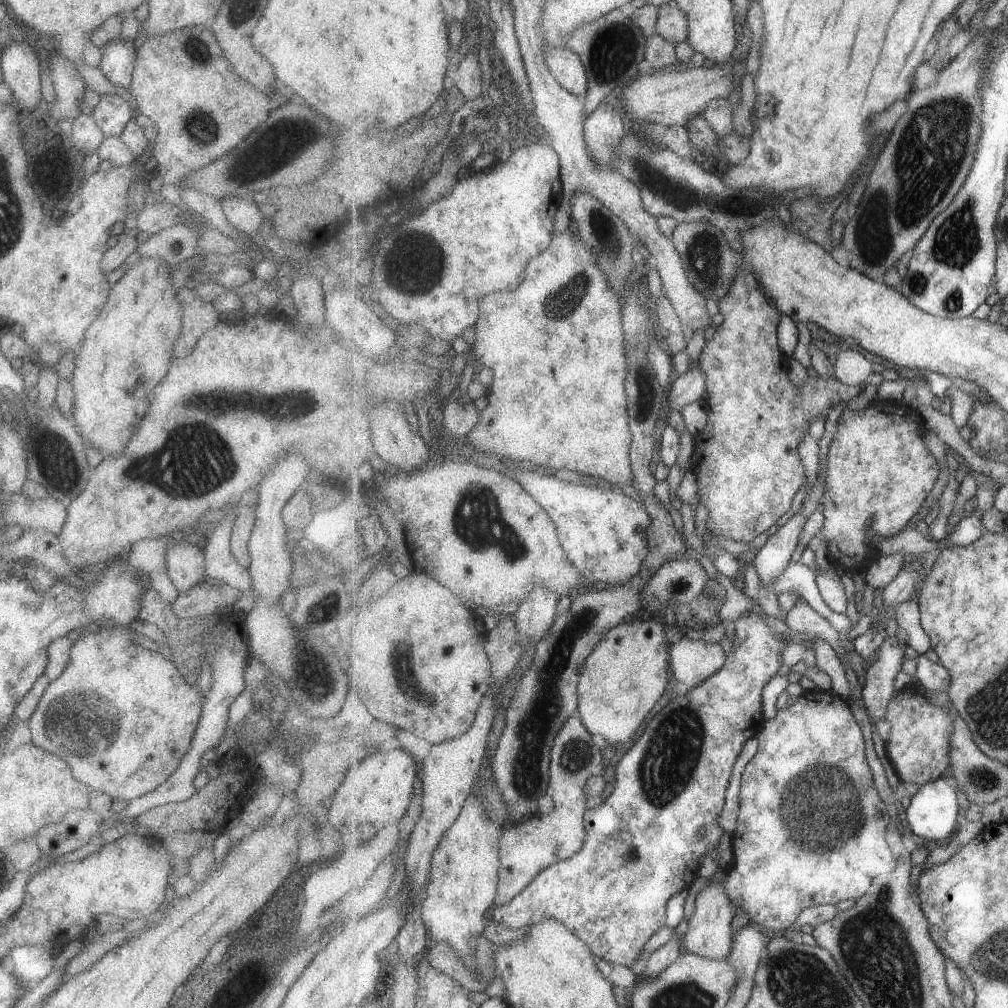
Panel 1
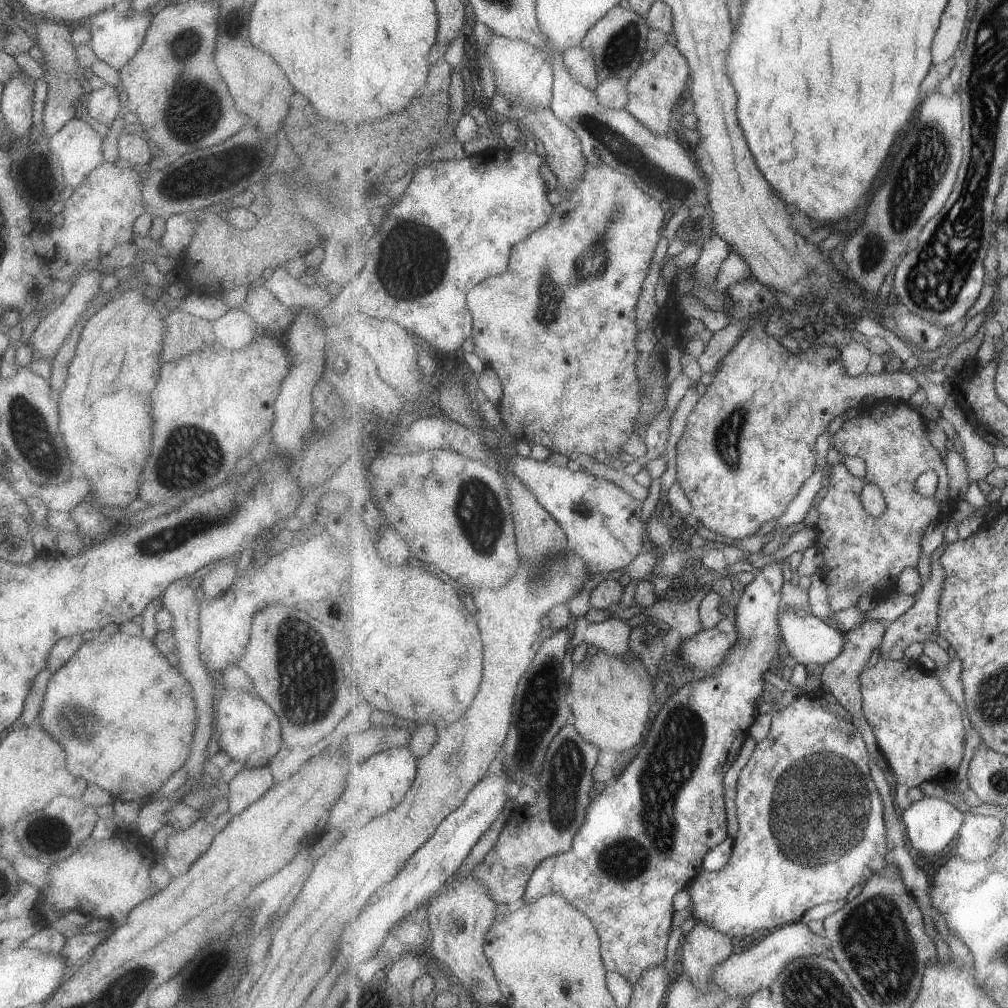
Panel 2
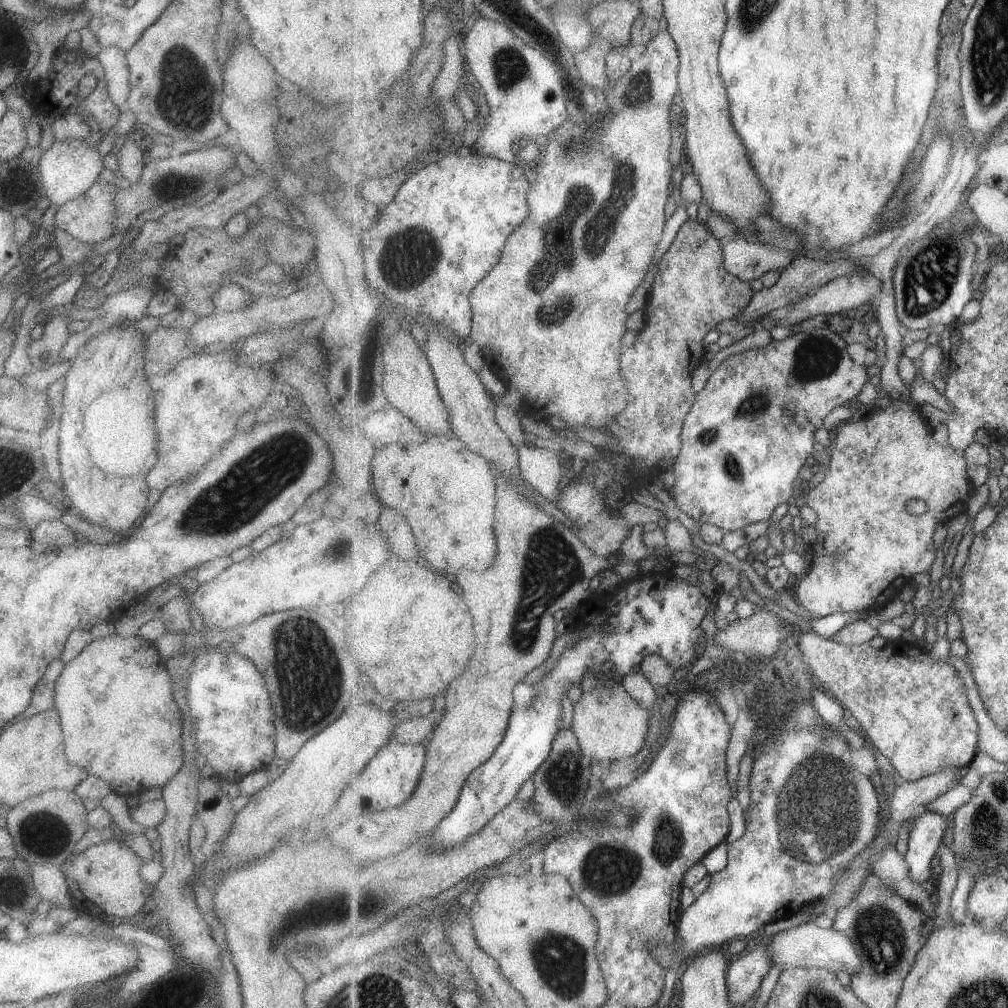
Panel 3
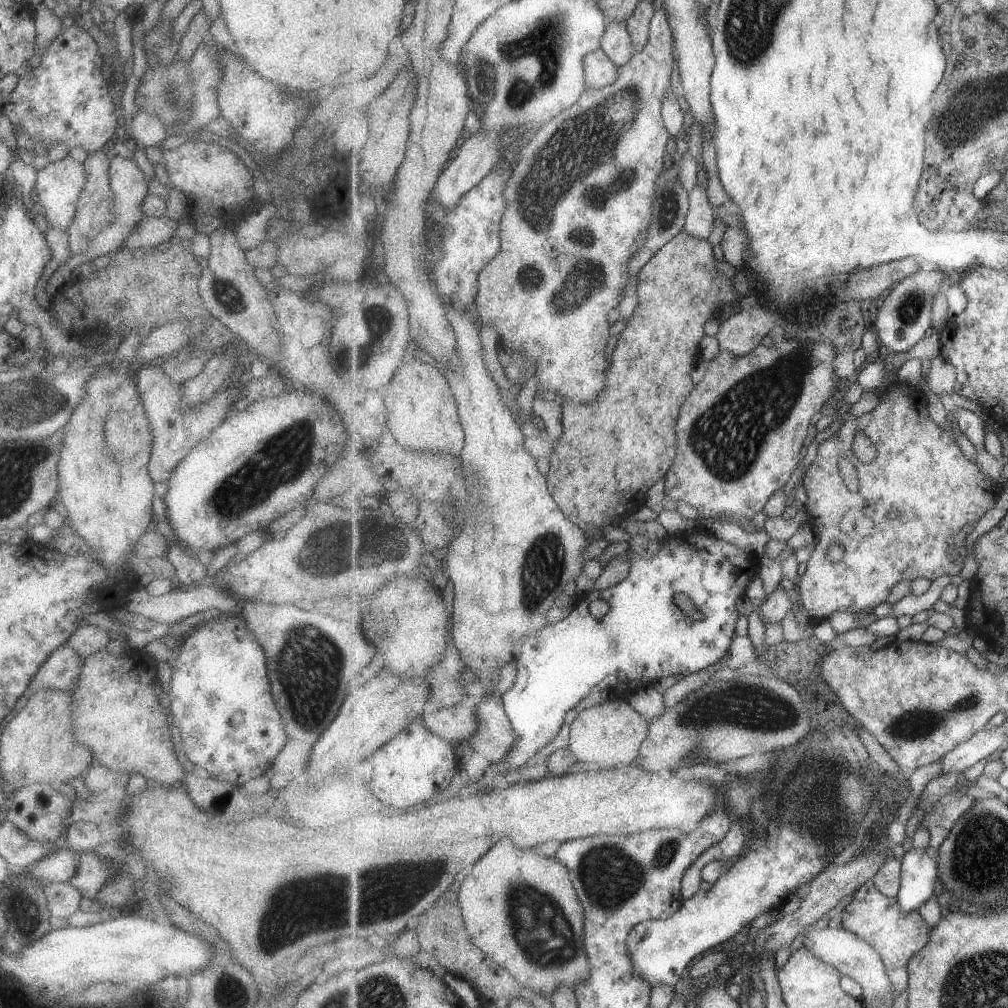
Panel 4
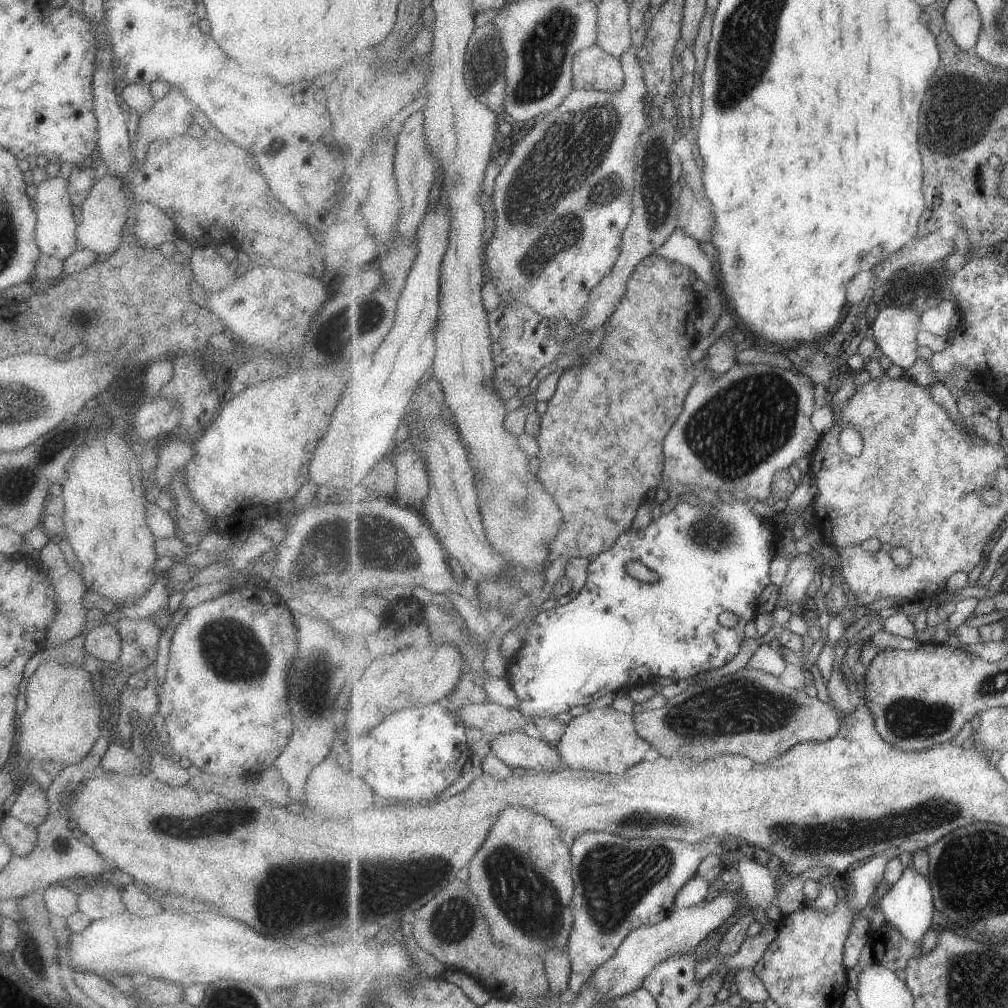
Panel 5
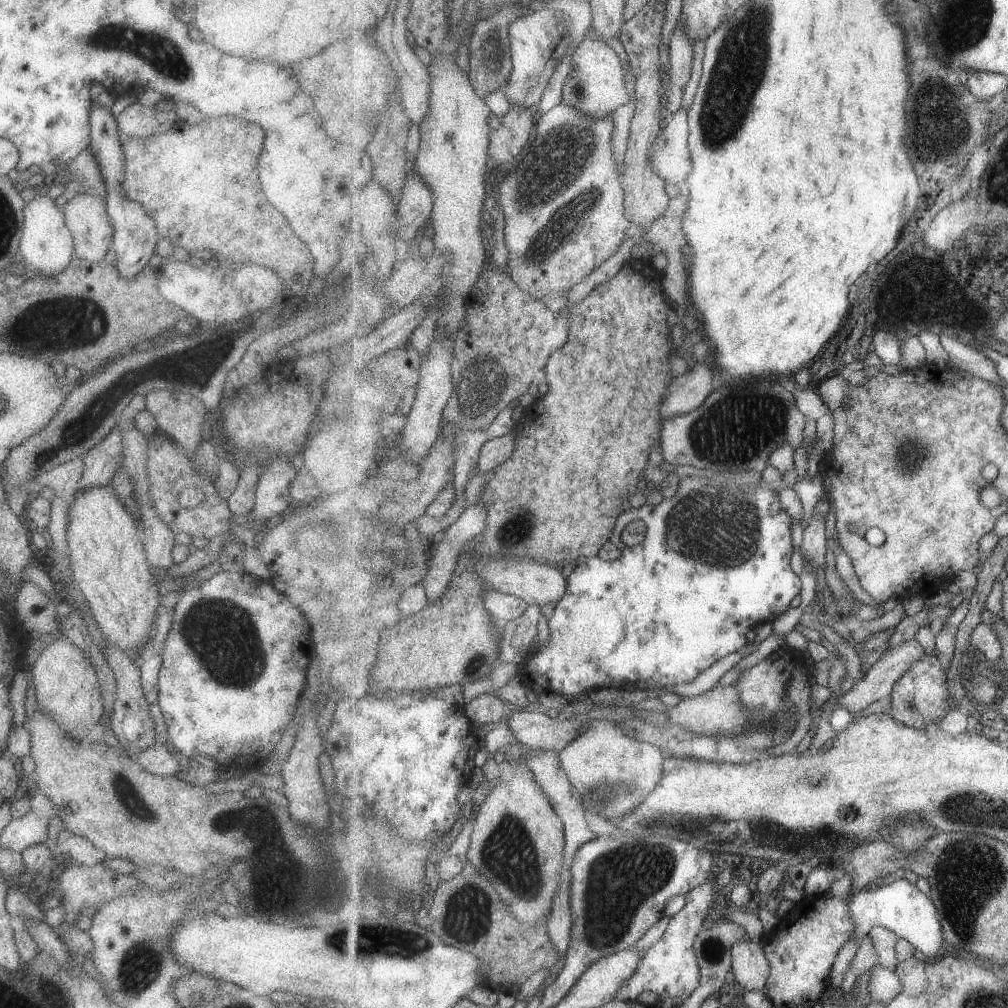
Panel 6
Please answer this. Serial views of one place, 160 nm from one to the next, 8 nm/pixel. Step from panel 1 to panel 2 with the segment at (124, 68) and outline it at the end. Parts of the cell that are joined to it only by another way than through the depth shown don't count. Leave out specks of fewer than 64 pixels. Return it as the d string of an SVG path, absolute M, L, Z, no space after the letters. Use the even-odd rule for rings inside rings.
M105 9L100 13L94 14L87 20L85 25L90 30L91 38L89 45L92 47L96 58L103 60L113 70L120 71L130 61L130 58L133 58L133 55L141 46L151 16L148 15L148 11L145 13L130 11L128 15L121 17L112 9Z

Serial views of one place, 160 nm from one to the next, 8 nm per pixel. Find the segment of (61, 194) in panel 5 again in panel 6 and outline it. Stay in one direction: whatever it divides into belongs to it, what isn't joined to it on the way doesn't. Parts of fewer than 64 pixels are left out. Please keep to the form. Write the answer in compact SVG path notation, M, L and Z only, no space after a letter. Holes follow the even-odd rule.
M48 196L33 197L23 207L23 228L19 246L19 260L35 270L39 275L56 275L61 273L74 257L72 236L65 226L64 216L53 199Z

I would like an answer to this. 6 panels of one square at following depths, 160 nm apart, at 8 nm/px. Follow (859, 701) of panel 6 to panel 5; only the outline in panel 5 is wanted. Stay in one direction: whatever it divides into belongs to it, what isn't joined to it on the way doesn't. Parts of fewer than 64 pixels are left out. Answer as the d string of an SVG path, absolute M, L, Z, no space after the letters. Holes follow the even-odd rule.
M747 667L724 677L712 676L701 679L686 691L675 695L660 709L634 713L639 734L652 746L657 747L659 755L668 759L687 757L696 761L710 761L723 755L749 757L758 763L785 754L790 748L813 741L820 743L832 739L846 719L846 714L840 712L832 704L811 698L803 690L789 688L781 678L759 669L749 670Z

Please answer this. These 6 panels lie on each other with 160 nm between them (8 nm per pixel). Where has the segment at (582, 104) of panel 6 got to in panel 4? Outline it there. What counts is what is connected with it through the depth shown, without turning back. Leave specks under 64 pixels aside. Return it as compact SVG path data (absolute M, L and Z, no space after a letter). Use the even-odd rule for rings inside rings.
M602 48L585 56L584 71L586 86L589 89L612 85L619 78L619 67Z

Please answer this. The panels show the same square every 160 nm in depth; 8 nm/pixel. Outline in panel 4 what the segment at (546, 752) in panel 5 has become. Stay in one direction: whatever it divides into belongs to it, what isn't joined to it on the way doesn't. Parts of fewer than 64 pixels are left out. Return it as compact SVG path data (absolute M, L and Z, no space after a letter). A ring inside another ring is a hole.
M491 695L476 706L478 727L469 738L473 753L484 756L491 763L496 763L512 753L512 744L516 741L511 719L505 714L500 697Z

